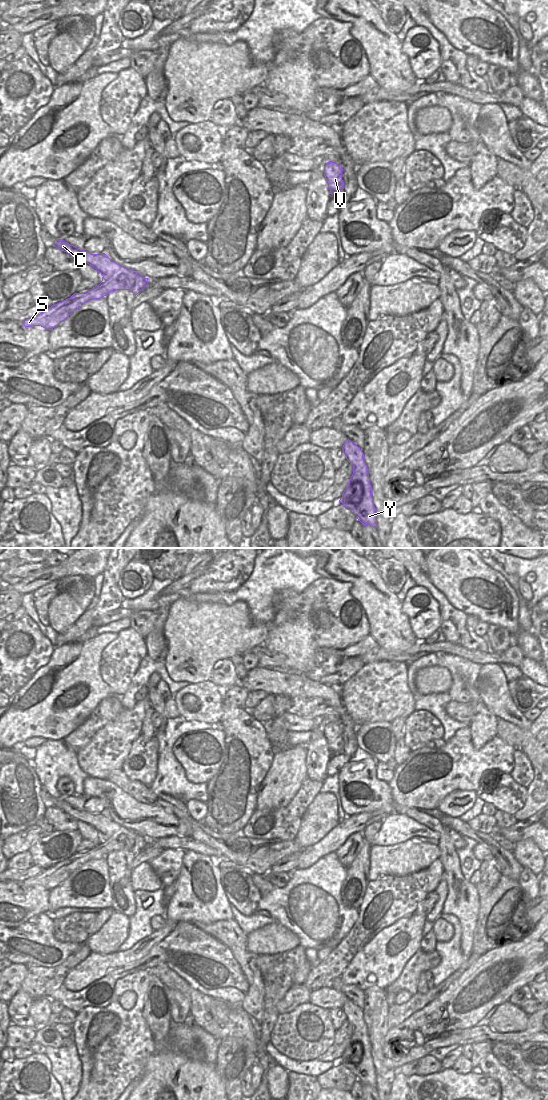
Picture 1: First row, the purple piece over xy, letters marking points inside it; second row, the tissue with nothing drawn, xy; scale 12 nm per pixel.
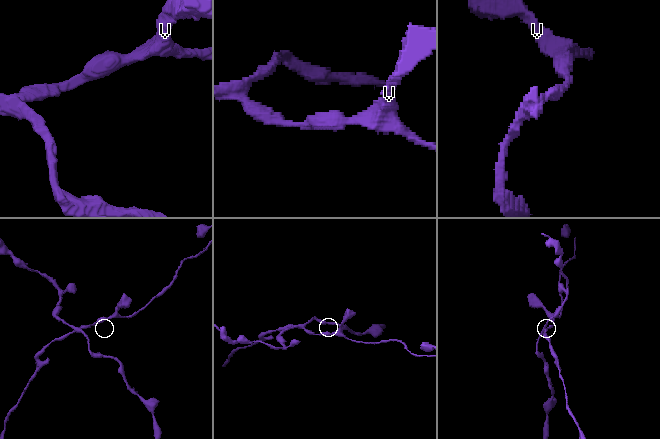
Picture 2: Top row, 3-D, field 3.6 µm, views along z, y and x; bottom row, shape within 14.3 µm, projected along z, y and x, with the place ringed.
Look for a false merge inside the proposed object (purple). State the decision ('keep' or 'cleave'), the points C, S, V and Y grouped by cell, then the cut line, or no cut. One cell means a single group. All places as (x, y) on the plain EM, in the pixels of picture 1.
cleave | C Y / S V | xy (103, 836), (110, 837), (119, 833), (118, 839), (127, 849)

